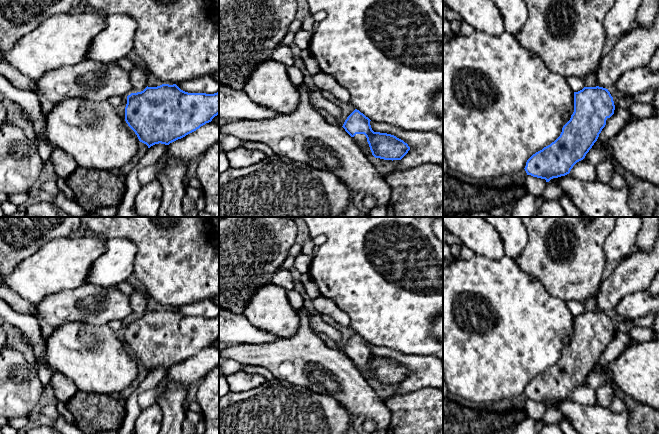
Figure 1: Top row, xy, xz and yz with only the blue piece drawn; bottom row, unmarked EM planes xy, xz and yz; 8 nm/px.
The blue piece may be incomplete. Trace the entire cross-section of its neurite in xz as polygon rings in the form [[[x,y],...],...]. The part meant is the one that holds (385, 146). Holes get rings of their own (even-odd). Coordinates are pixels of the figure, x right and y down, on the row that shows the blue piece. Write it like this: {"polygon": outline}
{"polygon": [[[355,109],[345,120],[343,128],[370,159],[401,160],[410,150],[403,140],[387,133],[374,132],[370,119]]]}

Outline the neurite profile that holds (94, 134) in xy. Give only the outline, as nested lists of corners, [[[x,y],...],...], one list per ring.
[[[81,98],[56,103],[47,116],[46,136],[51,144],[70,155],[78,166],[91,170],[120,171],[138,153],[140,141],[126,121],[107,101],[94,102]]]

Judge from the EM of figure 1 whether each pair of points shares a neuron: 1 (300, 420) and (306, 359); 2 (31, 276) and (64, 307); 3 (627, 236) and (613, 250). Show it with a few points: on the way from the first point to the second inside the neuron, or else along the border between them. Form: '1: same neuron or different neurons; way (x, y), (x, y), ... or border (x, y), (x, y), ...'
1: different neurons; border (281, 378), (325, 395)
2: different neurons; border (74, 288), (49, 294), (37, 304)
3: same neuron; way (624, 239), (616, 247)

